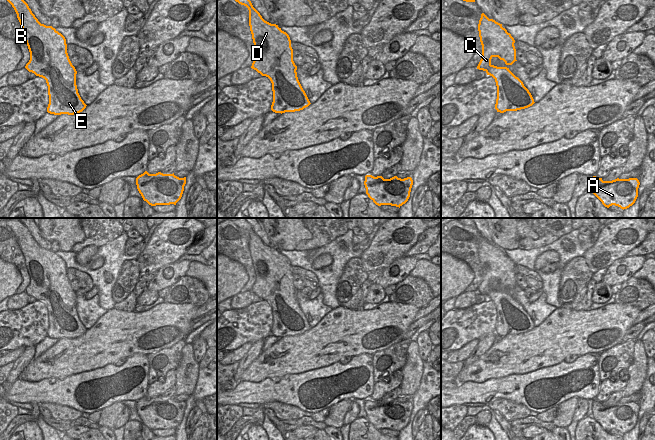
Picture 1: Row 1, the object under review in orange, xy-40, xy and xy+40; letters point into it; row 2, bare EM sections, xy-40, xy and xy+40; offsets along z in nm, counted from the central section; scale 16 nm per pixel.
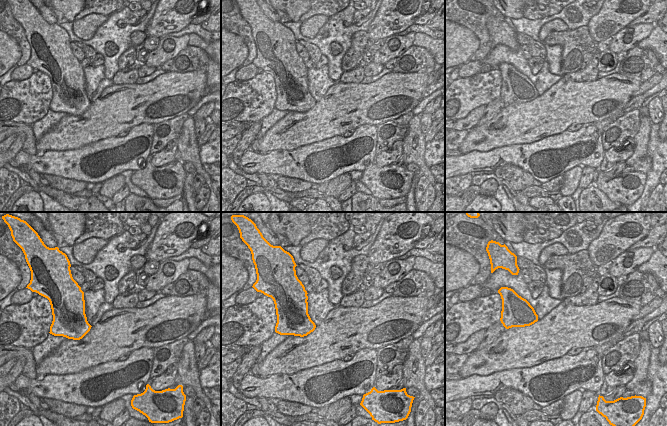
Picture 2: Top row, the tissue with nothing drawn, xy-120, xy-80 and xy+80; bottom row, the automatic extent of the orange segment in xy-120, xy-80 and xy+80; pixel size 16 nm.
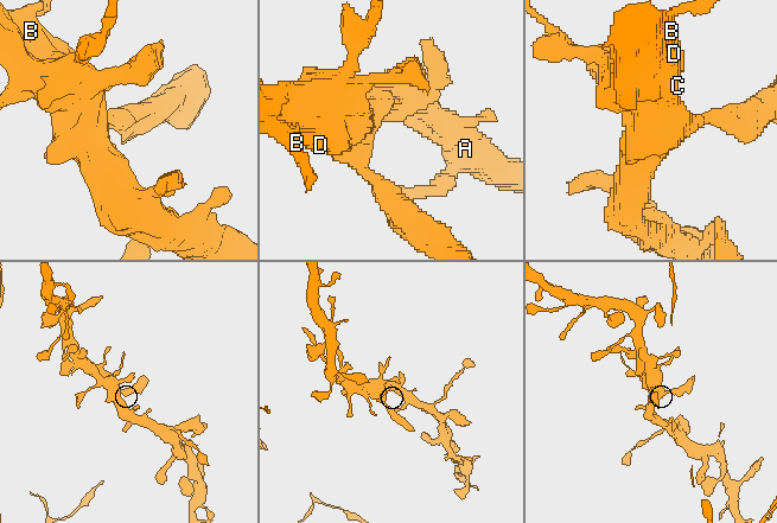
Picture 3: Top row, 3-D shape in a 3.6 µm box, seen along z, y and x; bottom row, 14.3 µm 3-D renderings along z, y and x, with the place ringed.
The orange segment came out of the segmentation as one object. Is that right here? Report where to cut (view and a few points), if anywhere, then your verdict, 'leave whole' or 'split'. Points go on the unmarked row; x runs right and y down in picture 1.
cut none; leave whole

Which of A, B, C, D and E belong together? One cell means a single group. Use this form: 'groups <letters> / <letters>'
groups A B C D E

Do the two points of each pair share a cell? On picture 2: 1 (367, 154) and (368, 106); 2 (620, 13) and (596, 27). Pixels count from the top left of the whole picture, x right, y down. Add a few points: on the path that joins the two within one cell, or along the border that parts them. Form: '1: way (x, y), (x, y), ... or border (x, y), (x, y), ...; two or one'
1: border (376, 125), (361, 124), (355, 129); two
2: way (614, 16), (602, 26); one

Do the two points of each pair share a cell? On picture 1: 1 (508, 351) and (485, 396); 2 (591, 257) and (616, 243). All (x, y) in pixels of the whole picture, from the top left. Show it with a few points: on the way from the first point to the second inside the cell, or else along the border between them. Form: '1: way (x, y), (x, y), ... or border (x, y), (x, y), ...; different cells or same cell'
1: border (518, 373), (491, 377), (482, 382), (472, 382); different cells
2: way (597, 256), (610, 246); same cell

